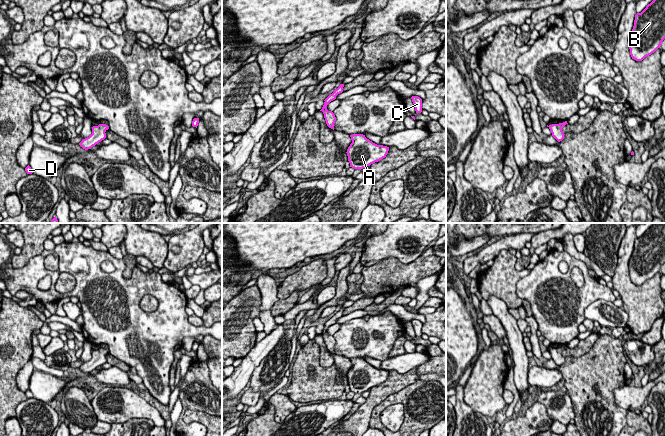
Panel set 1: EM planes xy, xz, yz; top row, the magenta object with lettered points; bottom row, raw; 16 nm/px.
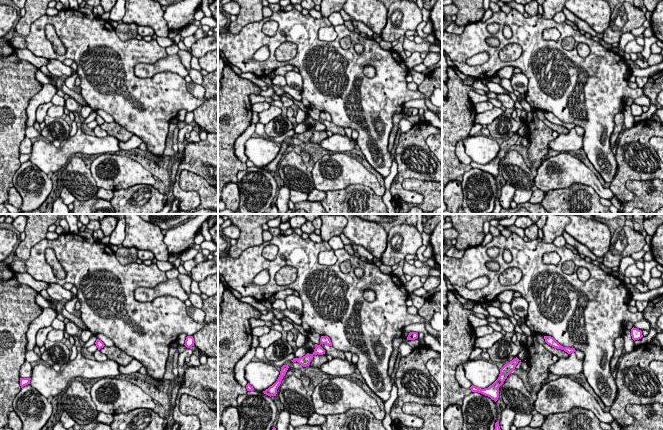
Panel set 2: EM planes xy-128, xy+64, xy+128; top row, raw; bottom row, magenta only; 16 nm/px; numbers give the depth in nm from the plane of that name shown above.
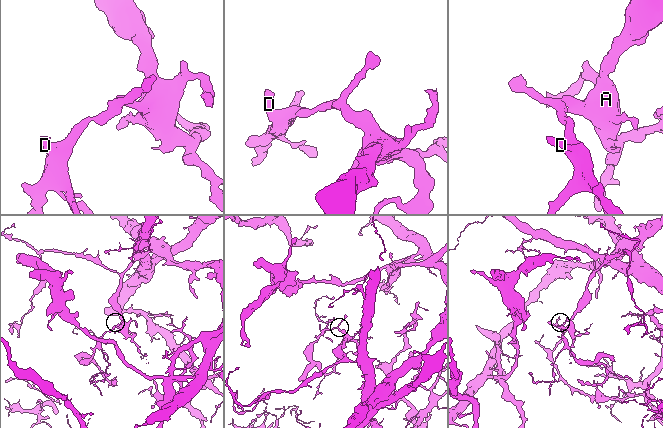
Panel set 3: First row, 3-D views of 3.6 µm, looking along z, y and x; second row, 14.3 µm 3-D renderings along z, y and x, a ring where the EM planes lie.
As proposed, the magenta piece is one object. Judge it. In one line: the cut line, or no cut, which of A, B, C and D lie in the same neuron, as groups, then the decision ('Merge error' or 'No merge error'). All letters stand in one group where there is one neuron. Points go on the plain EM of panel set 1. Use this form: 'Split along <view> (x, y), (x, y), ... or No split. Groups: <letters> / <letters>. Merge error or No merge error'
No split. Groups: A B C D. No merge error

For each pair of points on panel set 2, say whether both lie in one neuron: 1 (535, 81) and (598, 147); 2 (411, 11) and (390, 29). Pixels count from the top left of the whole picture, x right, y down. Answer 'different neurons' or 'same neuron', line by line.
1: same neuron
2: same neuron

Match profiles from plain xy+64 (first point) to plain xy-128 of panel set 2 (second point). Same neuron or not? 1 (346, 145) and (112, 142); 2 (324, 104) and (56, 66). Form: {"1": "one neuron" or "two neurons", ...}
{"1": "one neuron", "2": "two neurons"}

